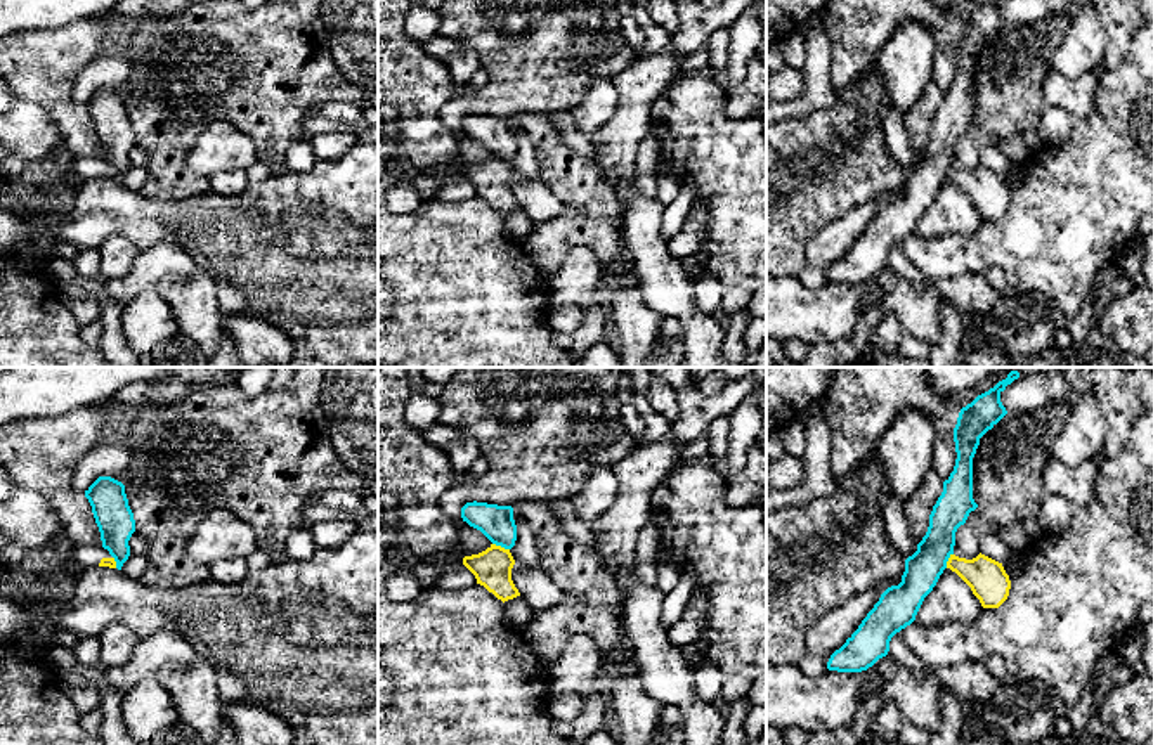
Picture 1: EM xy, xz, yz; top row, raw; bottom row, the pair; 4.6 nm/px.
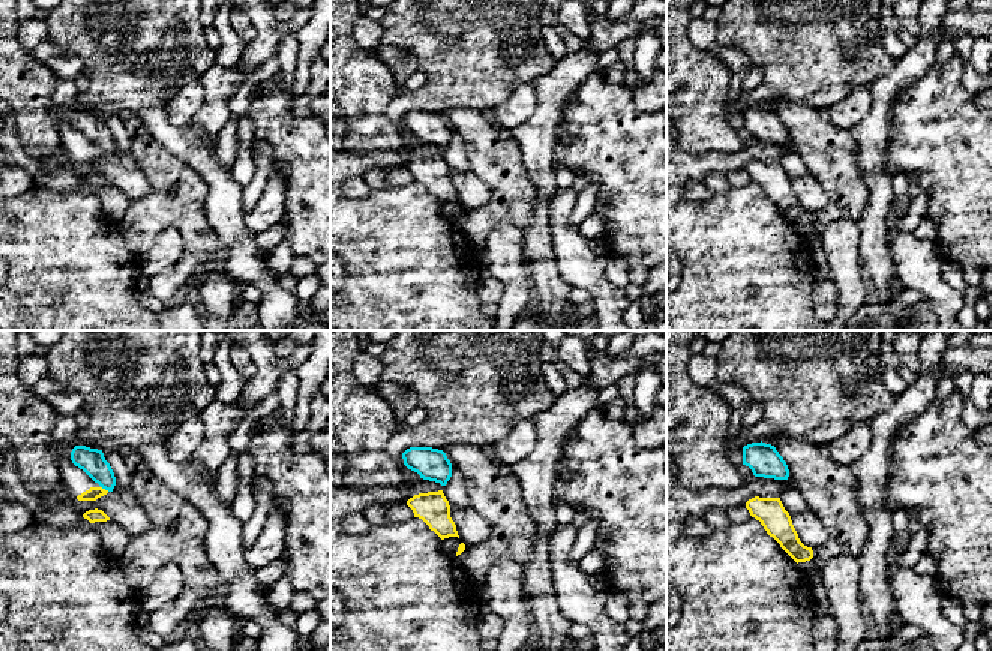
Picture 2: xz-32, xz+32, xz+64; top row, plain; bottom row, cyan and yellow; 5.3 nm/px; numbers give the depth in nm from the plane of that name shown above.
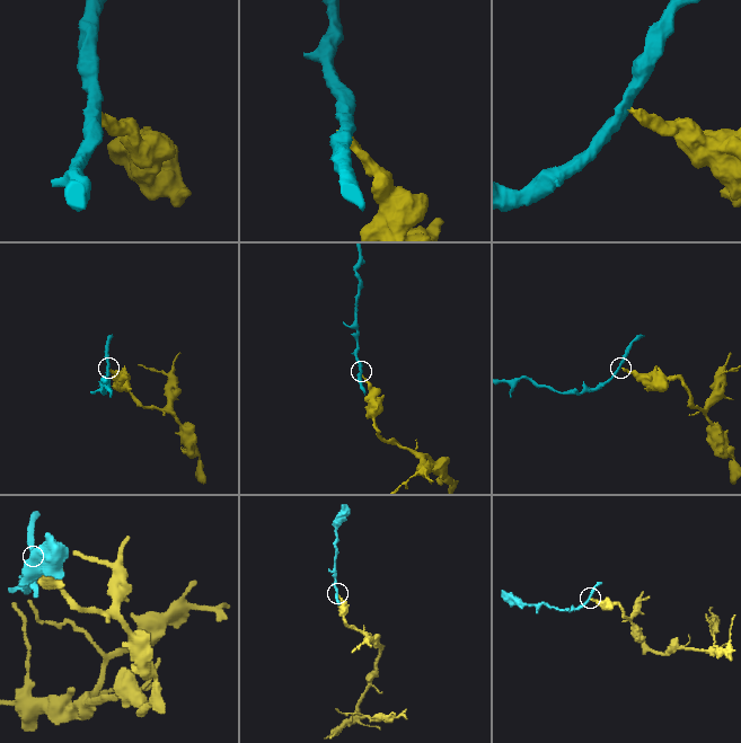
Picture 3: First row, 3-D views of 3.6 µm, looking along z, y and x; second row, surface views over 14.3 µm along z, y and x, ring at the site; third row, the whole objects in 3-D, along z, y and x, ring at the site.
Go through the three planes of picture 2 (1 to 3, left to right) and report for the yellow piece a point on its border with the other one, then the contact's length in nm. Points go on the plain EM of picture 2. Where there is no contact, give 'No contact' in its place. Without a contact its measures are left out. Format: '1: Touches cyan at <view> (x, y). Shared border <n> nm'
1: Touches cyan at xz-32 (105, 153). Shared border 50 nm
2: No contact
3: No contact

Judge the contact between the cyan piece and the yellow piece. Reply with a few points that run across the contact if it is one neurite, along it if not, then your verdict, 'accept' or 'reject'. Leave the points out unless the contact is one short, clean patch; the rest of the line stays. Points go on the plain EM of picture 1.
line xz (493, 155), (508, 161); reject

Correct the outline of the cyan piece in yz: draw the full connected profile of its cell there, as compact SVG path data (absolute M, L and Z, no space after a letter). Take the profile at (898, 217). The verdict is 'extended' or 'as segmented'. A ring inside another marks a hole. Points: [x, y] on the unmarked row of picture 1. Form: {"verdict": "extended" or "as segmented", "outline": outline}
{"verdict": "as segmented", "outline": "M990 0L961 21L954 40L955 78L933 118L926 147L917 163L905 172L902 194L881 206L858 241L831 267L829 282L867 282L888 267L891 249L915 232L924 210L954 166L957 140L978 120L973 111L973 69L980 50L1007 26L1000 14L1004 2Z"}

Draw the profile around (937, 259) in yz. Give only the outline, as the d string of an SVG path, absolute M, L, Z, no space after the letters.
M1153 24L1132 35L1118 68L1101 71L1094 111L1073 120L1068 139L1058 146L1042 144L1019 165L1016 175L1002 178L1011 192L1007 211L999 220L981 220L969 241L961 236L922 239L912 234L895 248L933 284L999 267L1011 291L1037 291L1054 301L1066 319L1078 315L1096 274L1118 262L1127 244L1139 239L1139 222L1153 213Z

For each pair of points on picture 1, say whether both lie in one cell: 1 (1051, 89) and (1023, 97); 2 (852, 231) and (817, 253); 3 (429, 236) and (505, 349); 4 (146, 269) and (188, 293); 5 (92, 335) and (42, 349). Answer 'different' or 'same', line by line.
1: different
2: same
3: same
4: same
5: different

